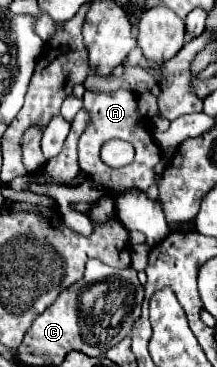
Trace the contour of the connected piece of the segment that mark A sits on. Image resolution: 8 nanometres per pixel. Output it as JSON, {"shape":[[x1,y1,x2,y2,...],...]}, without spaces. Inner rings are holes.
{"shape":[[117,89,113,93,89,93,89,91,85,91,83,111,87,111,91,117,87,129,79,137,79,165,87,173,87,177,93,179,95,183,101,183,105,193,109,193,109,195,111,193,121,195,129,189,137,189,137,191,145,193,155,183,155,177,157,177,155,165,161,161,161,149,153,139,151,127,143,121,143,117,137,115,139,113,137,95,129,89],[111,139,129,141,135,147,135,161,131,165,111,169,109,165,105,165,101,161,101,155,99,155,101,147,103,147,103,143,107,143]]}

